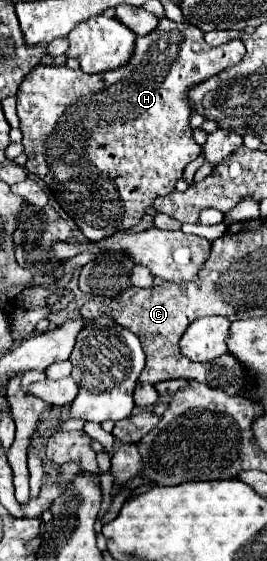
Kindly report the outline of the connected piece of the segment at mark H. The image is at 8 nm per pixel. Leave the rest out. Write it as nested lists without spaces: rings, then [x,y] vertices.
[[[160,19],[152,33],[136,39],[130,61],[116,69],[86,75],[82,69],[68,69],[66,65],[38,65],[24,77],[16,95],[20,131],[24,135],[22,145],[28,155],[26,169],[50,187],[60,207],[76,221],[88,241],[102,241],[130,229],[142,219],[144,209],[156,197],[174,191],[184,167],[202,153],[190,129],[192,103],[188,91],[216,73],[238,65],[242,57],[244,45],[238,39],[212,47],[204,41],[204,33],[198,27]]]

